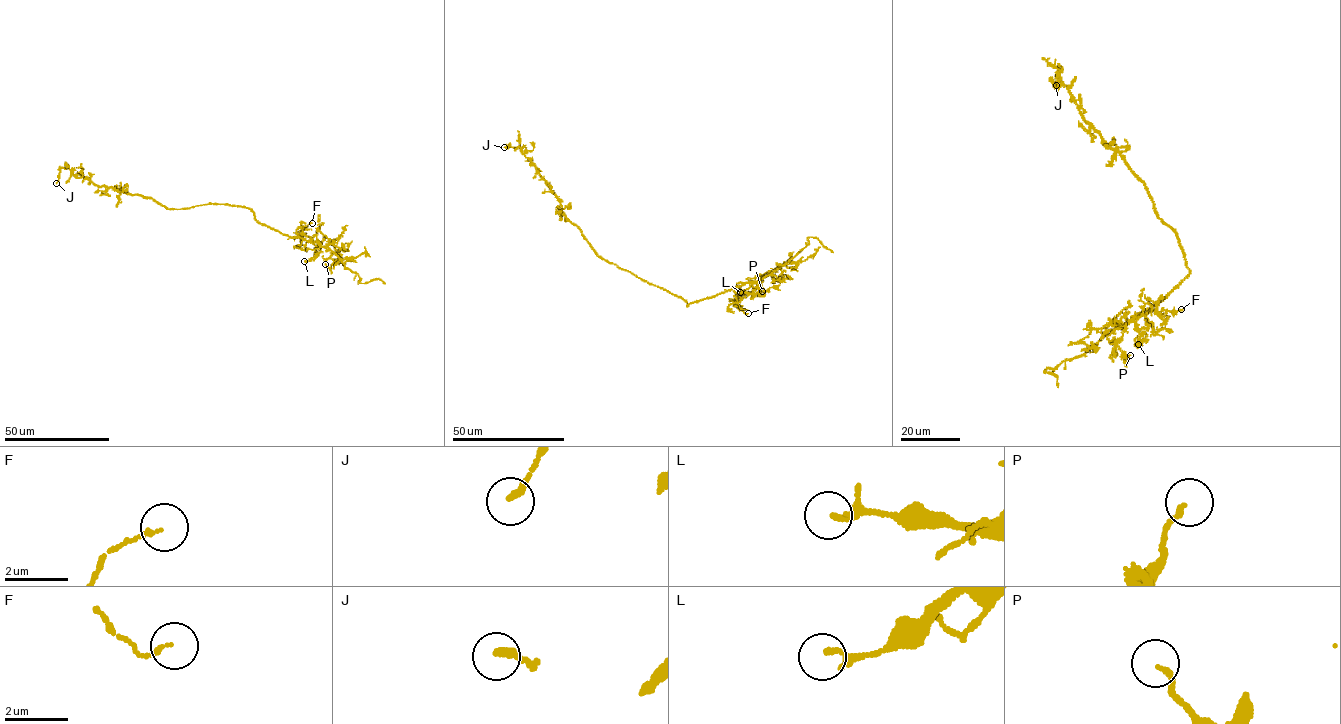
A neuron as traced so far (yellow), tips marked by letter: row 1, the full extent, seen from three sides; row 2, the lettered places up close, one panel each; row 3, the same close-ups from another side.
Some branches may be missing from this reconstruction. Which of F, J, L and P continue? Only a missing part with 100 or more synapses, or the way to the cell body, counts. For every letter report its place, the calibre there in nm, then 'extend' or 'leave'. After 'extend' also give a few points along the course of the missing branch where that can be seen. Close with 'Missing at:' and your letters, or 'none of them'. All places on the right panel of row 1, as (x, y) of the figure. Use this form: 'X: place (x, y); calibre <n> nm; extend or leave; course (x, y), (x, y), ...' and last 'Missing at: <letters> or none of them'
F: place (1181, 309); calibre 120 nm; leave
J: place (1056, 85); calibre 220 nm; leave
L: place (1138, 344); calibre 130 nm; leave
P: place (1130, 355); calibre 150 nm; leave
Missing at: none of them

